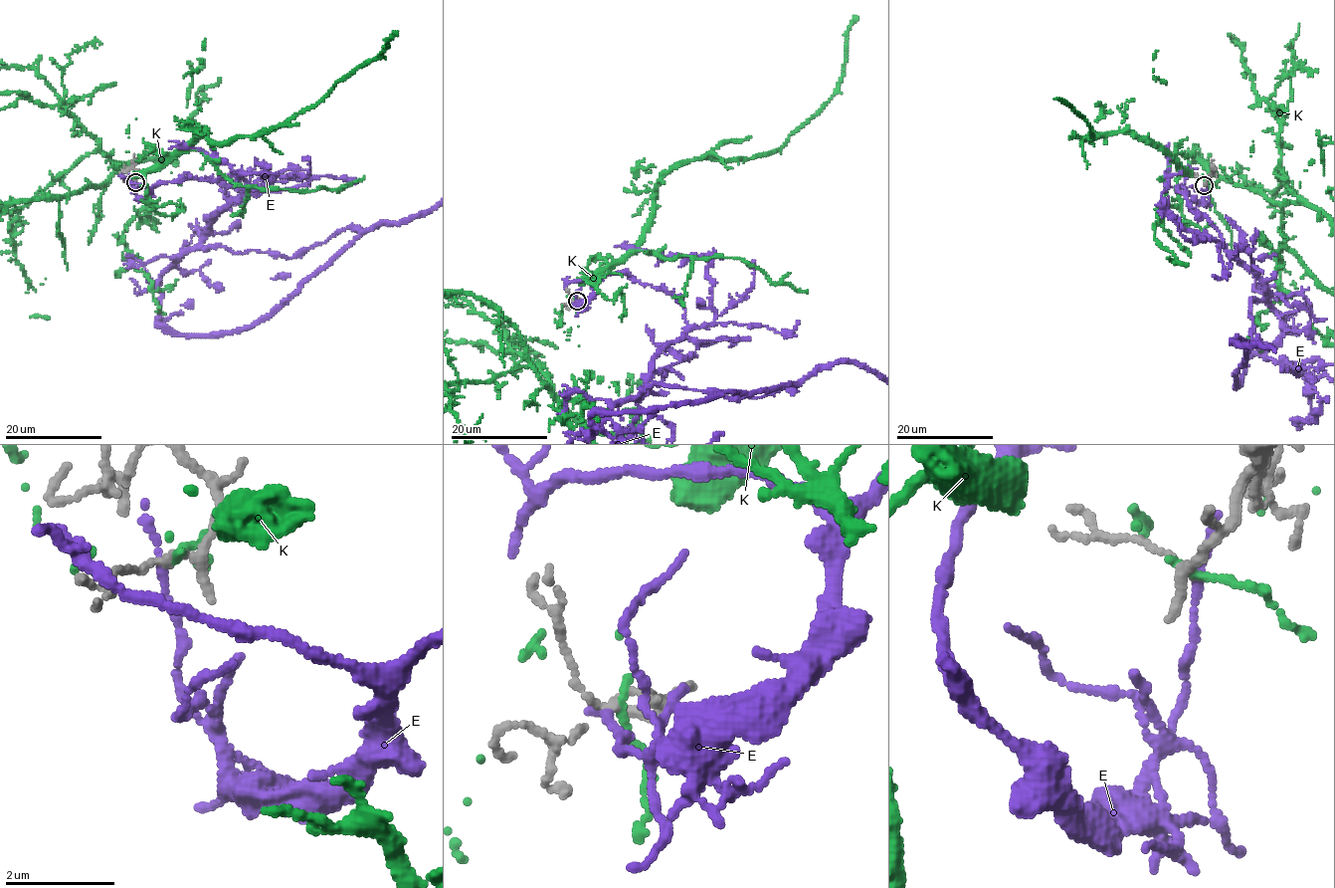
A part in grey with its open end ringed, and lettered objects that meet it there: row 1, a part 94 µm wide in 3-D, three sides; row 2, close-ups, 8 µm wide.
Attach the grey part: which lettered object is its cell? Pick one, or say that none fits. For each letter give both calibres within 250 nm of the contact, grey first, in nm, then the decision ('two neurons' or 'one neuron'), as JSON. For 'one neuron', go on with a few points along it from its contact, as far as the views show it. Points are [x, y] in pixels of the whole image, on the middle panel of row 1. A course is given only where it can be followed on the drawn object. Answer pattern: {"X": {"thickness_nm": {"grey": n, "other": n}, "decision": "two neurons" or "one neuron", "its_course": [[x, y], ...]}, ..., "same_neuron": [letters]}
{"E": {"thickness_nm": {"grey": 100, "other": 120}, "decision": "two neurons"}, "K": {"thickness_nm": {"grey": 120, "other": 140}, "decision": "two neurons"}, "same_neuron": []}

